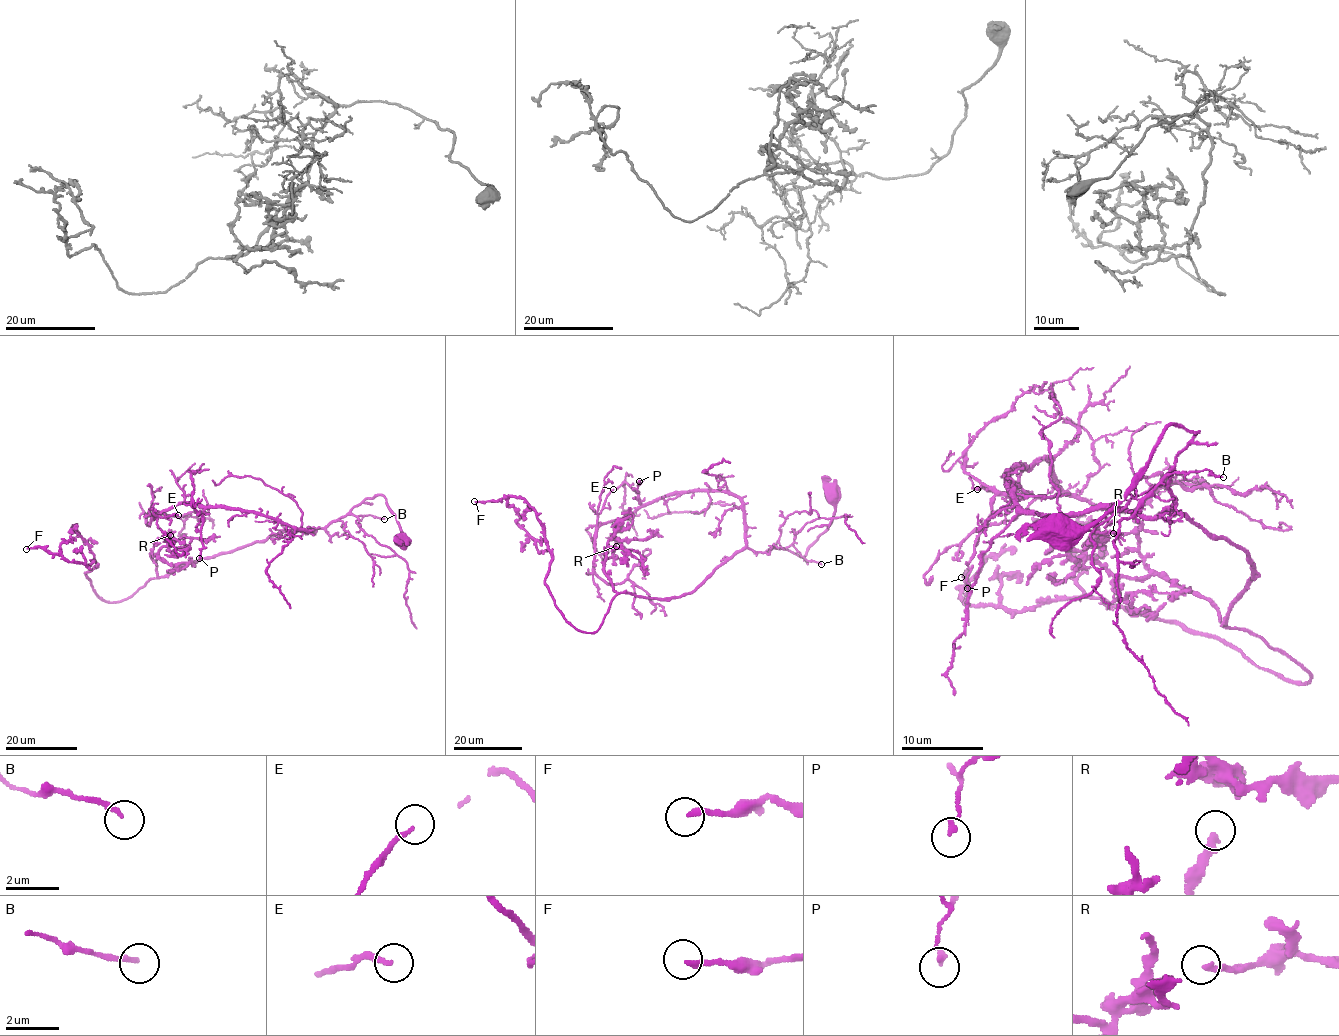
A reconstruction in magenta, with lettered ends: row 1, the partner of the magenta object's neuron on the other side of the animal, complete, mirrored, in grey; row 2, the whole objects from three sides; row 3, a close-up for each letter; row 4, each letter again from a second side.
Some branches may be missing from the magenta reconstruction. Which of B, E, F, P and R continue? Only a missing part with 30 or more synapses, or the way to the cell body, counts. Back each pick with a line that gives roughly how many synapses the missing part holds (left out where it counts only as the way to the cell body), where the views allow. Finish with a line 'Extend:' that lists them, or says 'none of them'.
F: Roughly 35 synapses
Extend: F

